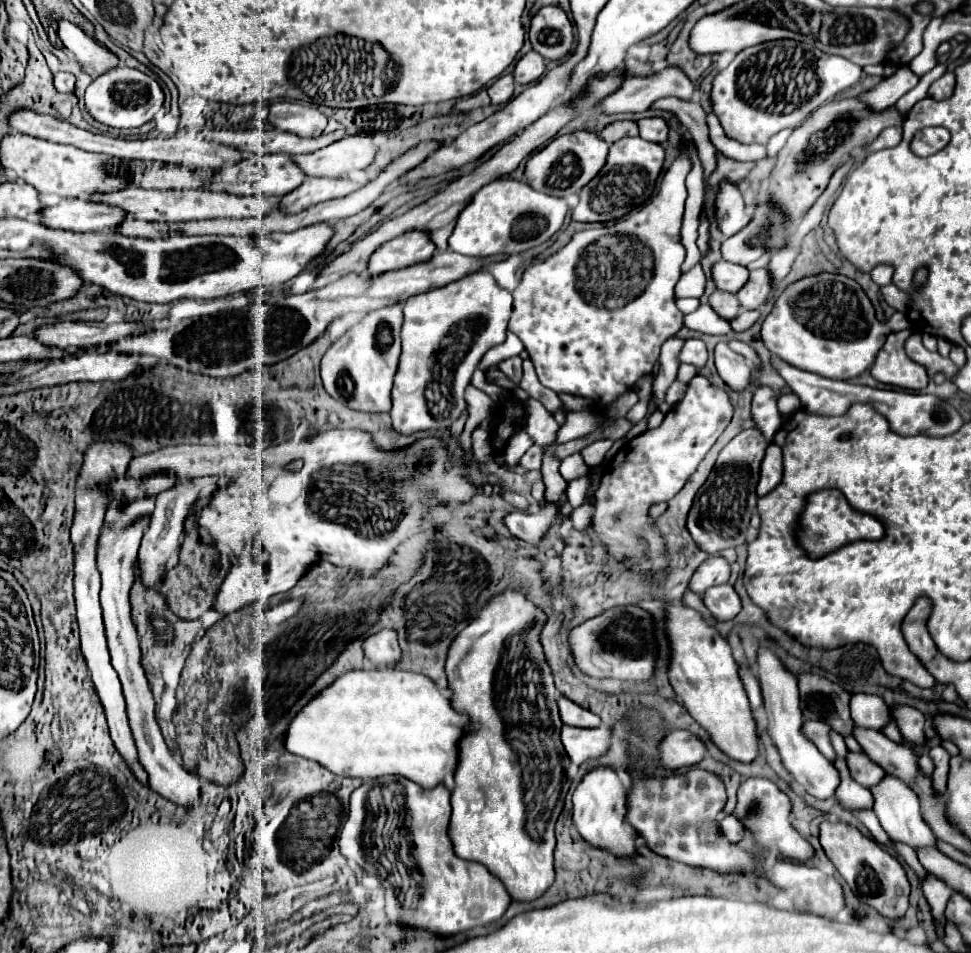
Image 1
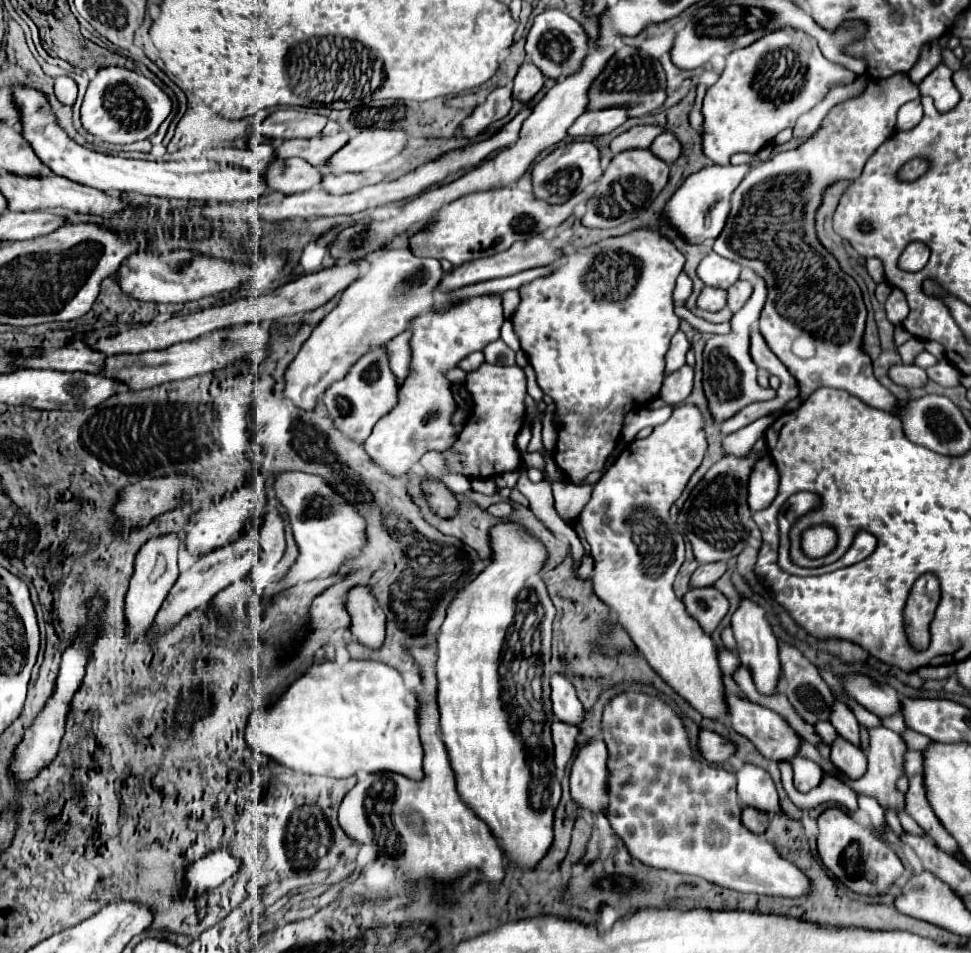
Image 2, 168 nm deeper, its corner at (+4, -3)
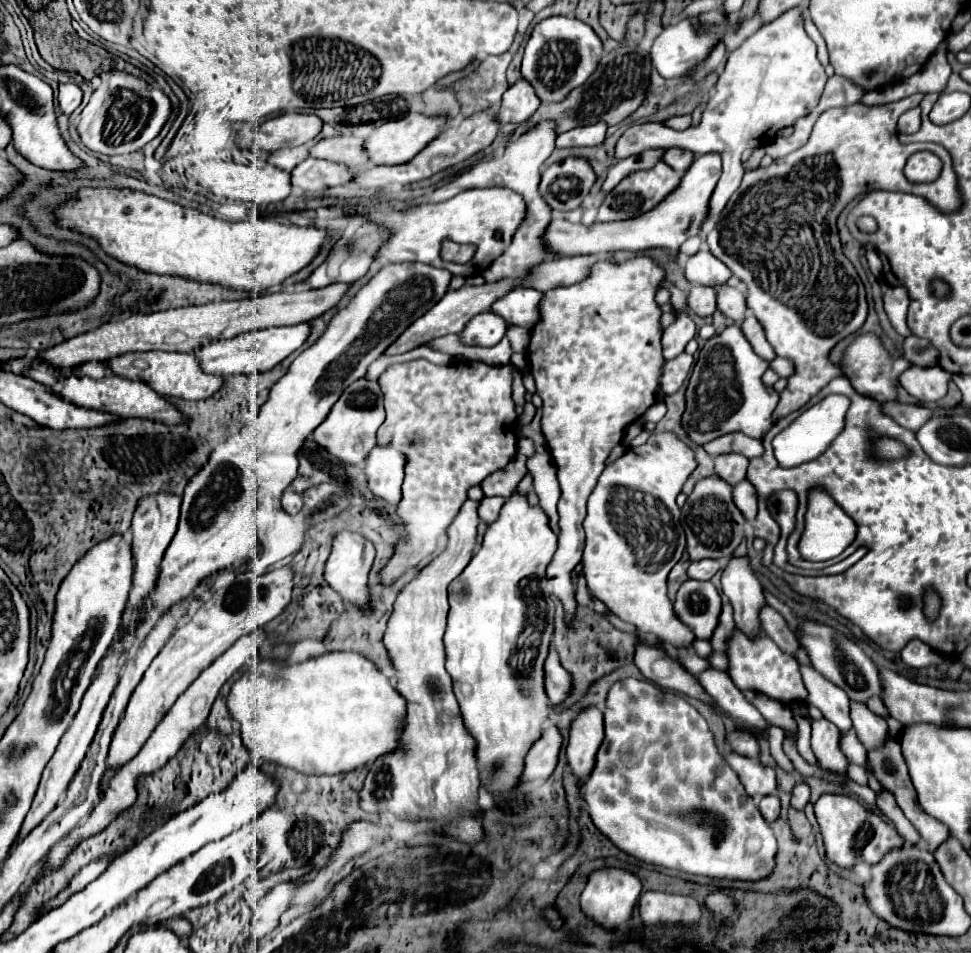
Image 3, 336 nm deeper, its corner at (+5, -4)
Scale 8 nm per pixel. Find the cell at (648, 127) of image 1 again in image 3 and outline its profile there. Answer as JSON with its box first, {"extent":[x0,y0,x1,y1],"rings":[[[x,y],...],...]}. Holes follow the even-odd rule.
{"extent":[662,148,694,172],"rings":[[[666,148],[664,154],[662,154],[662,160],[664,160],[670,168],[674,168],[676,172],[684,172],[684,170],[692,164],[694,154],[688,152],[688,150],[684,150],[684,148]]]}

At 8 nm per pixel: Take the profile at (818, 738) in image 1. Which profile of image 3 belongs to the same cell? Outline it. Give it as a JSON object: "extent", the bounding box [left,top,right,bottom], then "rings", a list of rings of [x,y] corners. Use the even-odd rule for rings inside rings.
{"extent":[700,668,768,732],"rings":[[[710,668],[700,674],[700,684],[714,698],[718,708],[722,708],[728,716],[742,720],[750,730],[766,732],[768,728],[766,720],[760,716],[760,712],[750,702],[746,702],[746,698],[732,684],[732,678],[726,672],[718,672]]]}

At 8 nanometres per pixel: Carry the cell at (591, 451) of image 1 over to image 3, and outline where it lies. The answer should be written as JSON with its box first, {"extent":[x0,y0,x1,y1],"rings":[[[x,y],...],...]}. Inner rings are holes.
{"extent":[530,256,666,620],"rings":[[[634,256],[624,262],[598,260],[592,266],[592,276],[588,276],[588,280],[582,280],[580,284],[572,284],[568,288],[554,288],[552,292],[544,292],[540,302],[540,320],[530,334],[530,372],[536,380],[538,396],[544,400],[542,432],[546,436],[552,460],[558,468],[558,482],[562,490],[558,502],[558,550],[546,569],[544,592],[548,596],[554,594],[562,602],[566,620],[570,620],[574,608],[578,606],[570,574],[582,560],[582,520],[586,516],[586,500],[592,494],[600,472],[604,470],[604,460],[608,458],[610,450],[622,442],[628,424],[638,420],[656,402],[656,388],[666,364],[662,356],[662,312],[656,304],[656,292],[664,280],[664,266],[650,256]]]}

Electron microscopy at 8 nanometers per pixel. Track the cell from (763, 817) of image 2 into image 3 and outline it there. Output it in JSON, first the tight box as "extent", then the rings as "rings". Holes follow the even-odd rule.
{"extent":[758,796,780,822],"rings":[[[766,796],[758,802],[758,808],[760,808],[760,814],[764,816],[766,822],[774,822],[778,816],[780,816],[780,802],[776,796]]]}

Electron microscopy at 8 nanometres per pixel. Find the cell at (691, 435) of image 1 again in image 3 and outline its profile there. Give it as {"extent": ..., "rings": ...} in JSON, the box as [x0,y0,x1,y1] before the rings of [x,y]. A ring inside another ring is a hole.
{"extent":[584,432,696,652],"rings":[[[652,432],[648,442],[624,452],[616,462],[604,468],[598,484],[588,498],[588,514],[584,518],[584,532],[588,528],[588,544],[584,546],[584,574],[590,592],[606,604],[620,620],[636,626],[638,632],[652,634],[660,644],[670,646],[674,652],[692,648],[696,636],[682,620],[678,620],[674,606],[666,594],[666,578],[674,564],[682,558],[686,548],[684,530],[680,528],[680,508],[676,506],[676,496],[680,494],[686,478],[696,468],[694,450],[684,444],[674,432]]]}

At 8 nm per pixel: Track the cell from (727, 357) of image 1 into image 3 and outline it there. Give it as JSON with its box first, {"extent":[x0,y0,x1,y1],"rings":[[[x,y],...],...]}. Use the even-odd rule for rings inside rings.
{"extent":[682,324,778,444],"rings":[[[732,324],[724,332],[712,336],[700,350],[698,362],[692,370],[690,384],[686,390],[686,412],[682,416],[682,424],[684,424],[684,430],[688,432],[688,436],[696,444],[706,444],[706,442],[722,436],[724,432],[734,432],[734,430],[740,430],[746,436],[762,438],[772,428],[772,412],[778,404],[778,392],[774,388],[768,388],[762,384],[762,374],[766,372],[766,368],[768,368],[768,364],[754,354],[754,350],[750,348],[750,344],[738,324]]]}

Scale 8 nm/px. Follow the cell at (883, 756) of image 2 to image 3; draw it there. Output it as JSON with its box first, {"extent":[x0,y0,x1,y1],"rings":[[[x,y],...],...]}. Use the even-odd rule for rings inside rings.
{"extent":[850,702,888,752],"rings":[[[852,702],[850,706],[850,718],[856,736],[860,738],[860,742],[868,752],[884,746],[884,740],[888,738],[888,724],[884,718],[872,714],[866,704],[856,704],[856,702]]]}

